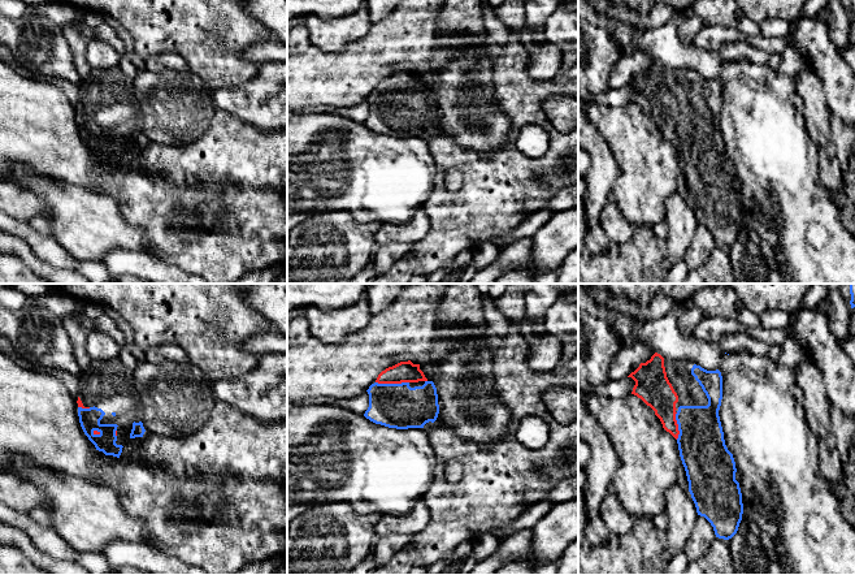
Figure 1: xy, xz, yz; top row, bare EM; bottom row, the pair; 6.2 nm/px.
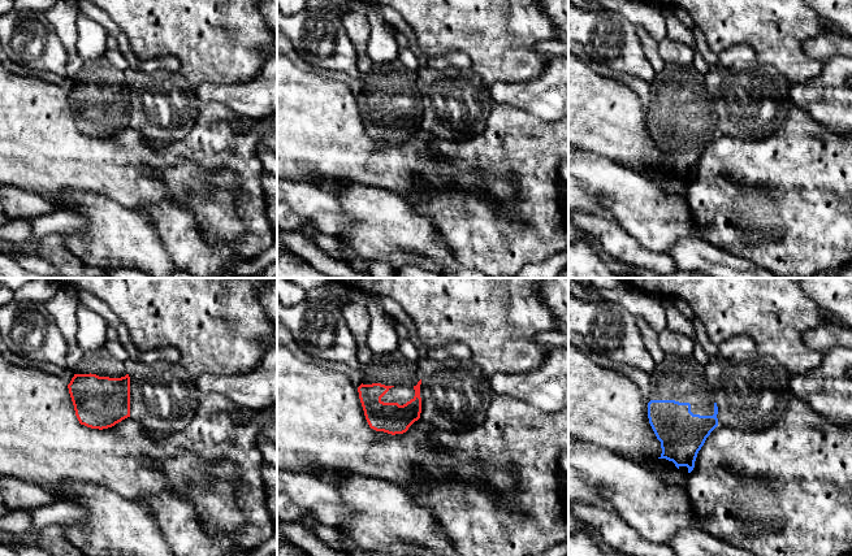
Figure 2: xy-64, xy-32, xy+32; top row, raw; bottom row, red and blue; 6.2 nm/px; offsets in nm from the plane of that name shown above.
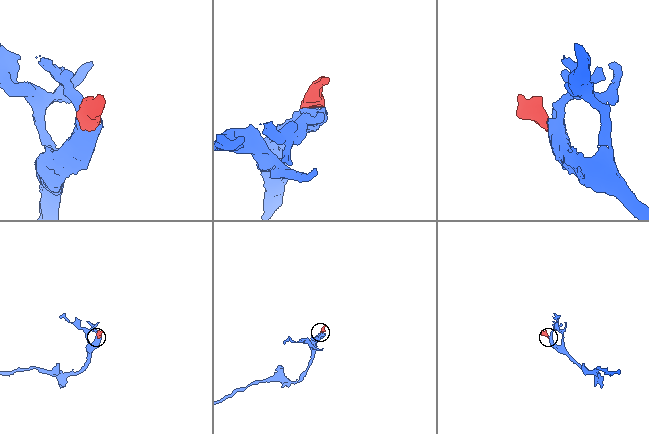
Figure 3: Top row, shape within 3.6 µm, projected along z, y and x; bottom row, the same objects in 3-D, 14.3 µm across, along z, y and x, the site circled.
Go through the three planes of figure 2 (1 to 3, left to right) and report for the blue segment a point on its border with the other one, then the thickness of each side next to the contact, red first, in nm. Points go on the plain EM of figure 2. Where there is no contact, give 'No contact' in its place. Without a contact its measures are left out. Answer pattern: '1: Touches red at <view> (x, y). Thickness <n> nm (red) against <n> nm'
1: No contact
2: No contact
3: No contact

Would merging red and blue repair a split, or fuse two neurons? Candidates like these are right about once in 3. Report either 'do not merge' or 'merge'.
merge

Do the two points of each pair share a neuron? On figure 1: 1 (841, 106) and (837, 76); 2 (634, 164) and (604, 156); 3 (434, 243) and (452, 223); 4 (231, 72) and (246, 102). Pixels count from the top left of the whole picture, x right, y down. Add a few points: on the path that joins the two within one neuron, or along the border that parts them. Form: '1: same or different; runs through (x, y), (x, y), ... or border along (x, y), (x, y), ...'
1: same; runs through (841, 98), (841, 91), (836, 83)
2: different; border along (599, 132), (617, 165), (613, 190)
3: same; runs through (439, 238), (450, 228)
4: different; border along (260, 64), (256, 73), (243, 83), (211, 91)

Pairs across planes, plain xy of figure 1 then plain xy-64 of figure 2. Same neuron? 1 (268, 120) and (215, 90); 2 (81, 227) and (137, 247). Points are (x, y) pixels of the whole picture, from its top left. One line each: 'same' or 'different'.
1: same
2: same

